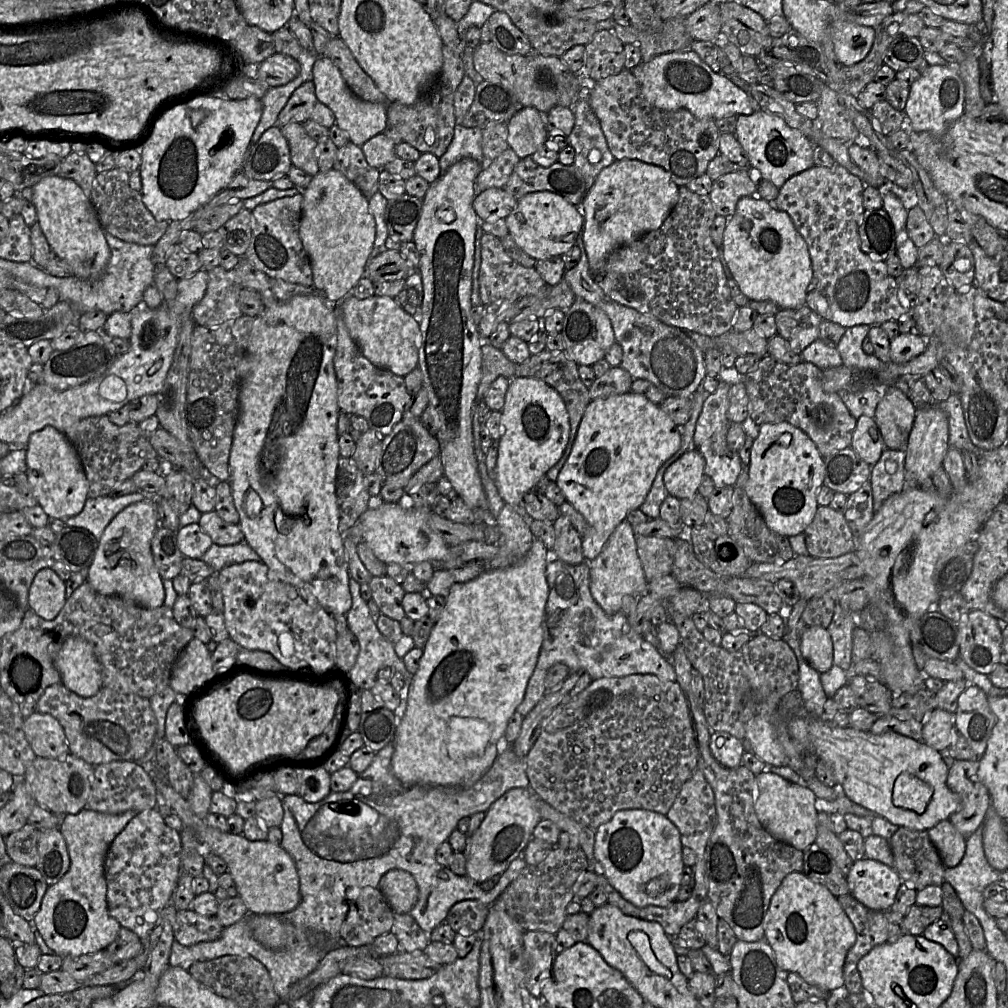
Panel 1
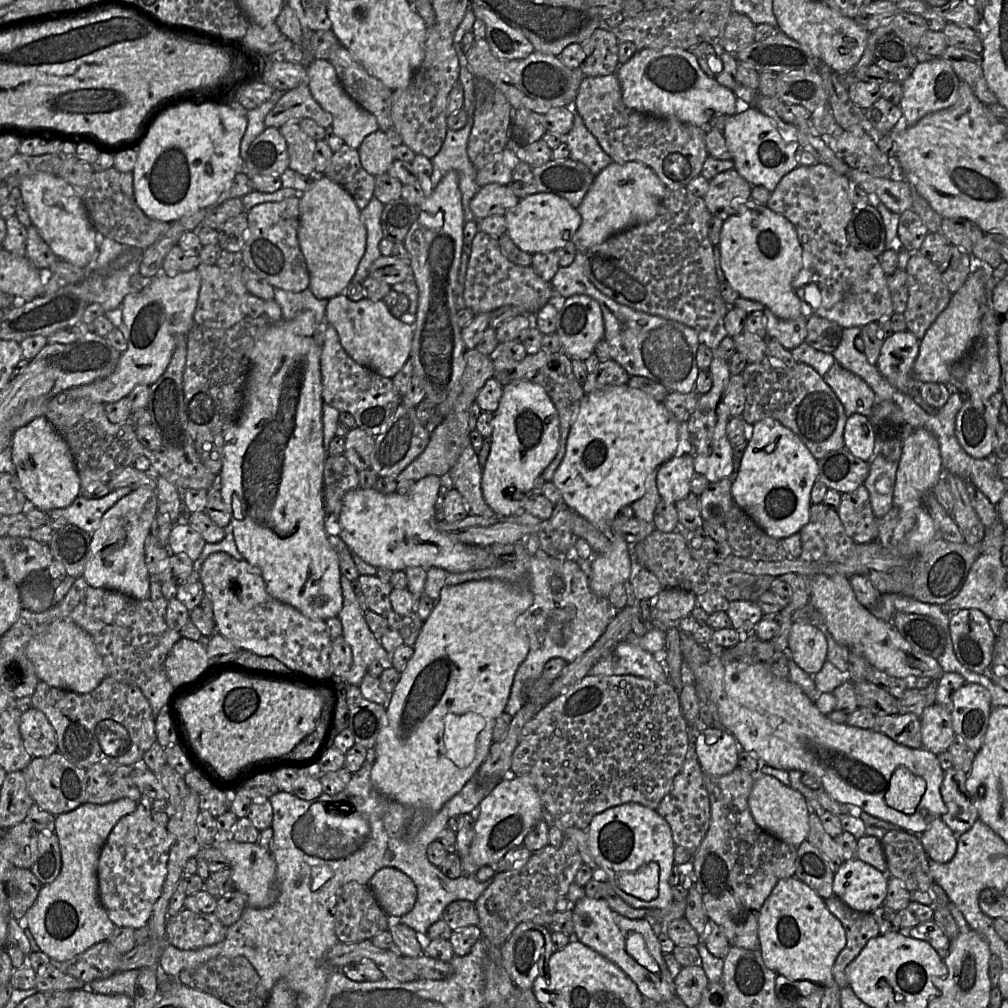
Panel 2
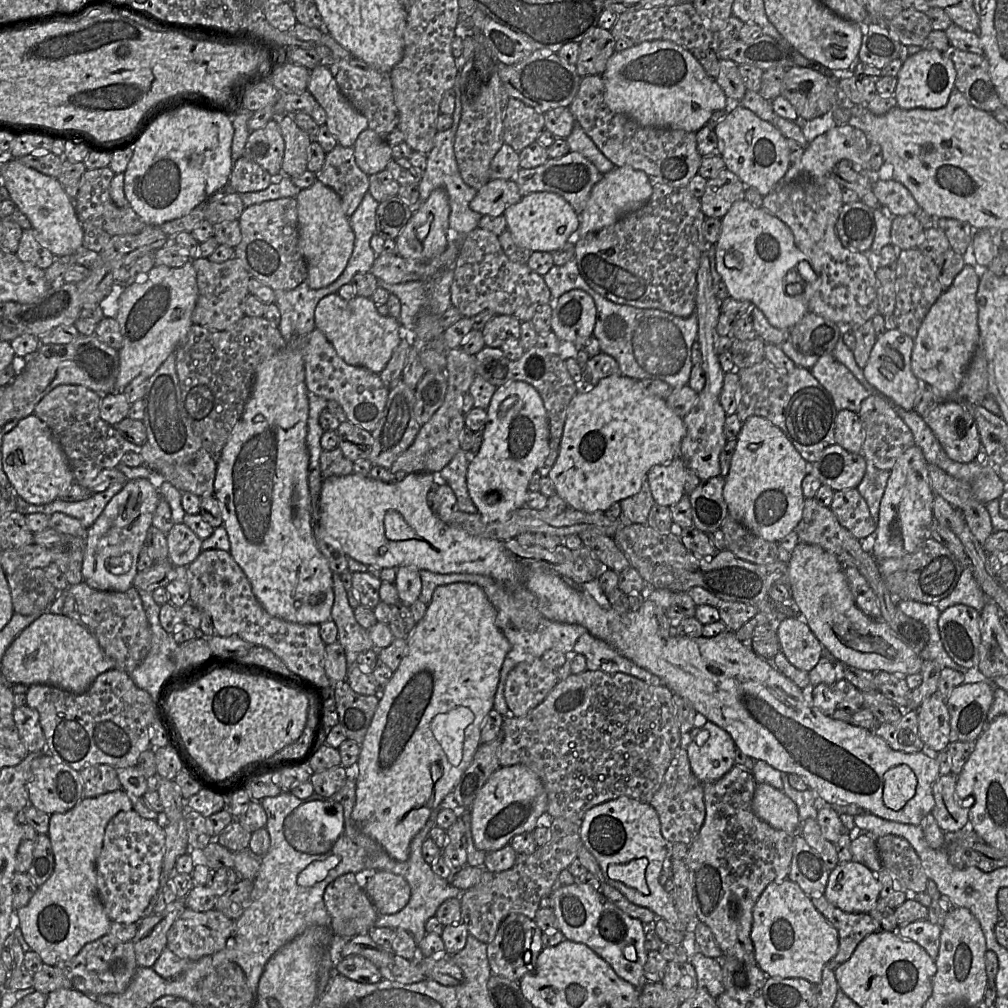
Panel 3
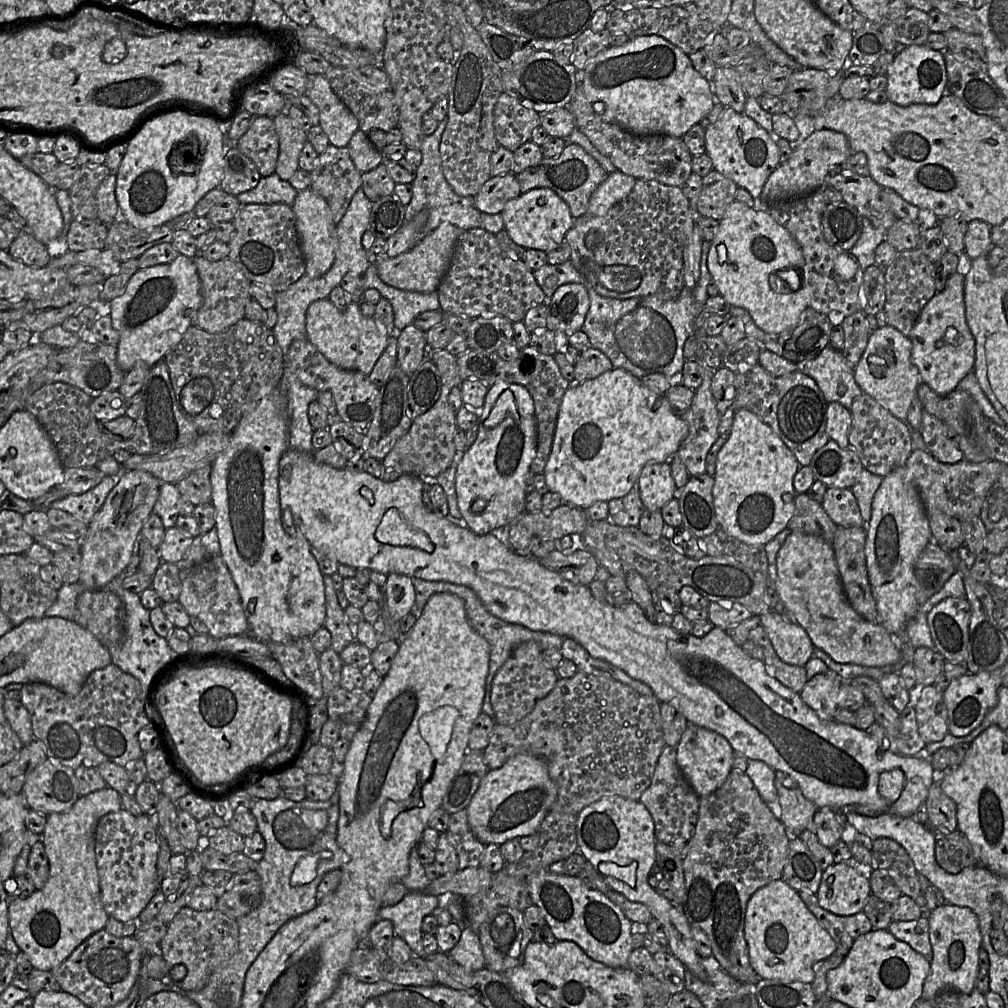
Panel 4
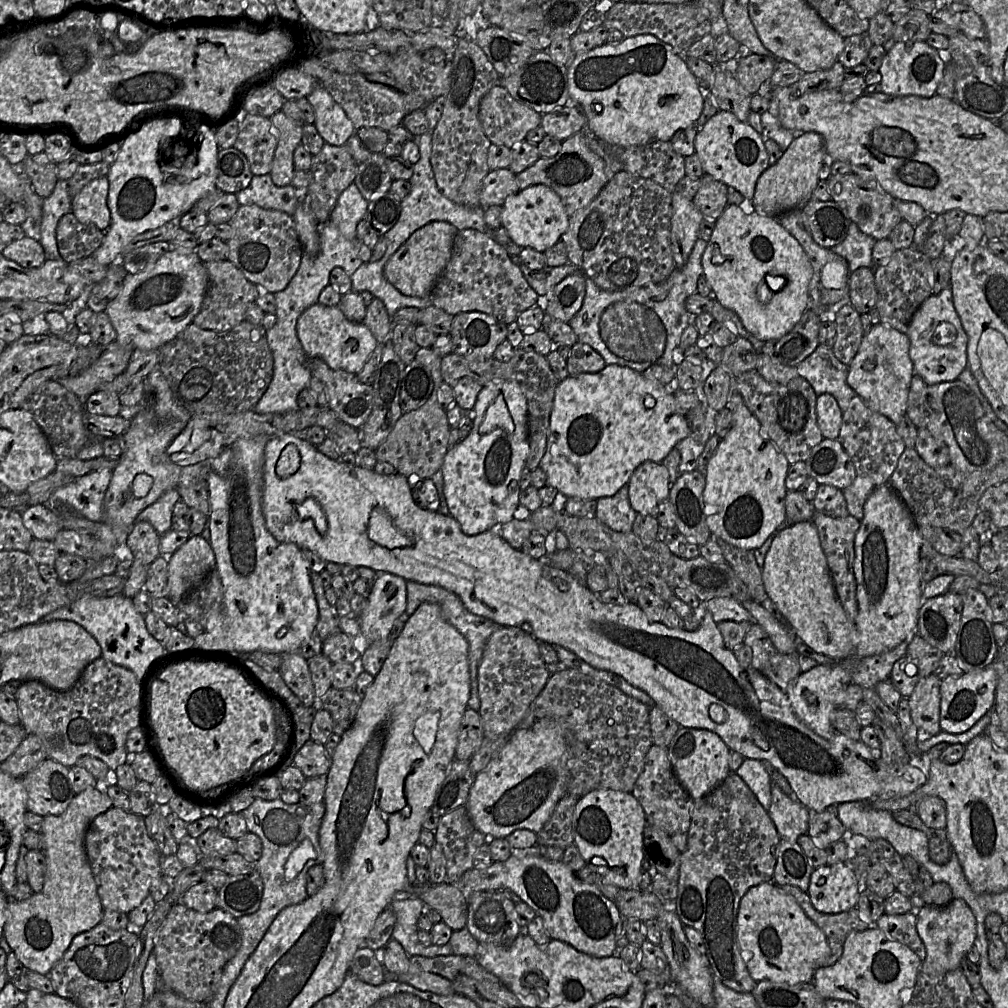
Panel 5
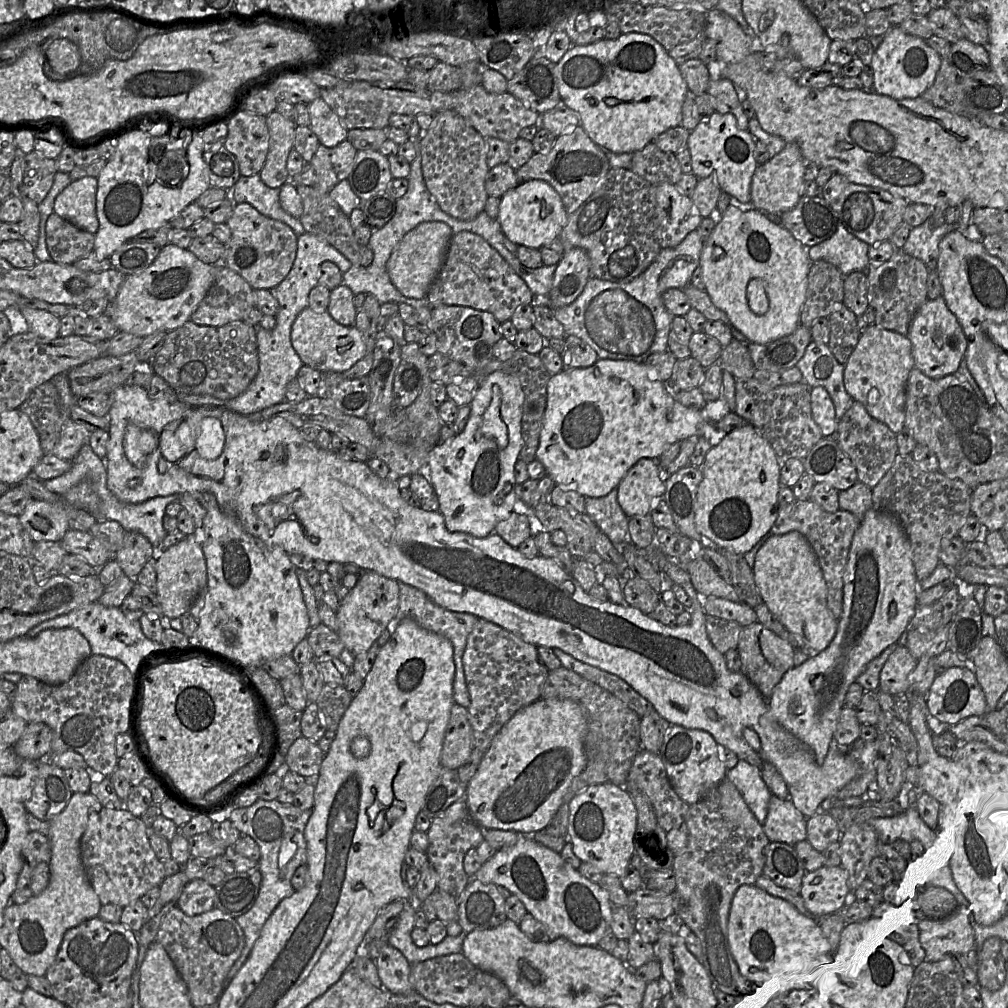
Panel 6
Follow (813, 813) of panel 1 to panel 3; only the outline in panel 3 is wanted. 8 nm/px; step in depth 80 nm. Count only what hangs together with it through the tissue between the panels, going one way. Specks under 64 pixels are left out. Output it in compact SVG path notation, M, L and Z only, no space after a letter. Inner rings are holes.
M756 783L752 799L754 813L773 828L795 835L800 829L796 804L782 791L766 783Z

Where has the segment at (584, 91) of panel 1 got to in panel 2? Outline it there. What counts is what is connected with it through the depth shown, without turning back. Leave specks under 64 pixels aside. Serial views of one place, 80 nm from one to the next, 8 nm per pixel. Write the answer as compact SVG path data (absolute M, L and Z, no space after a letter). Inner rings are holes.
M574 113L573 126L565 137L570 150L569 158L584 164L595 177L614 162L587 129L579 114Z

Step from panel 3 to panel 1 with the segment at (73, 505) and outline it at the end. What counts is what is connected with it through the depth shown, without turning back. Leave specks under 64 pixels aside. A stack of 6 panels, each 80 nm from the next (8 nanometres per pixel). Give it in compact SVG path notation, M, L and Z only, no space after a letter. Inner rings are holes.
M136 492L121 496L89 498L83 510L65 520L67 526L87 529L99 540L113 518L127 506L145 500L154 500L152 494Z

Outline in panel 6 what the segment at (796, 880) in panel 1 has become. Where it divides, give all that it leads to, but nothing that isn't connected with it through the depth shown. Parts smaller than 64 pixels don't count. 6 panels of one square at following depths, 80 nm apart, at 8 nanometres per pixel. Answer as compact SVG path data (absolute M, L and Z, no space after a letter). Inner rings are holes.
M755 885L740 886L733 896L728 941L741 975L763 995L786 995L815 986L815 971L829 961L829 945L817 921Z

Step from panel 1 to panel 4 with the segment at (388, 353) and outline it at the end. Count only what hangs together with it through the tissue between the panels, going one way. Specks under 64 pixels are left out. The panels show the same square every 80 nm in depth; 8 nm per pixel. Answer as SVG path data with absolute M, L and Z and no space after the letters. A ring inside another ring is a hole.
M328 298L314 301L306 311L307 339L335 366L345 370L355 370L368 375L388 345L389 335L379 328L373 317L365 317L355 299L343 309L337 308Z

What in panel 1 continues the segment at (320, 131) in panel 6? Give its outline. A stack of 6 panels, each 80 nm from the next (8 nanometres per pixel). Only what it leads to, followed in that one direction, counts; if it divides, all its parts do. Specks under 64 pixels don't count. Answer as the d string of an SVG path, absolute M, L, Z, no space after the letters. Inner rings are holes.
M326 56L317 58L312 72L317 99L333 111L336 125L348 133L350 142L361 147L370 138L384 132L388 125L387 104L368 102L355 96L338 67Z

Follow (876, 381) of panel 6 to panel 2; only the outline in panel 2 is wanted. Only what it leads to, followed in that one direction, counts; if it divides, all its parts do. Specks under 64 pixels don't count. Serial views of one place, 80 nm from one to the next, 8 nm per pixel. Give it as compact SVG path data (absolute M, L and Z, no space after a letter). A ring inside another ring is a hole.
M893 332L884 339L875 363L879 372L893 387L908 395L919 384L912 374L919 347L920 339L911 332Z

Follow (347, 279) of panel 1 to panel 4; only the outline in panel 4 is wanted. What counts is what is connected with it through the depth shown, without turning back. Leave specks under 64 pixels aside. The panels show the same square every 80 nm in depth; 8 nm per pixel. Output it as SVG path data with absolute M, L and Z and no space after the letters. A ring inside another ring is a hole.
M311 188L298 191L292 205L296 217L296 229L305 260L305 274L318 278L327 273L335 260L337 249L336 223L326 200Z

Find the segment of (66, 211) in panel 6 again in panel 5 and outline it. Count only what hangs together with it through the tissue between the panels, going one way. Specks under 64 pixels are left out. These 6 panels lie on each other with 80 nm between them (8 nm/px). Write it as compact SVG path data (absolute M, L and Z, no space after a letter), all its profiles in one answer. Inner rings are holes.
M107 176L89 182L74 198L71 212L85 224L93 224L102 231L109 228L111 213L107 205L109 180Z

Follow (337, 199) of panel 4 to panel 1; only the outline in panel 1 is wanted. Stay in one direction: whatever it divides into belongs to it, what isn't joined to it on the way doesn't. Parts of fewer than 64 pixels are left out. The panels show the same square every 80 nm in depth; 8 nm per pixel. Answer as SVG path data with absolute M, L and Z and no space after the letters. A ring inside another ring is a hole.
M348 142L339 148L333 169L353 182L368 200L378 192L380 170L367 163L360 146Z

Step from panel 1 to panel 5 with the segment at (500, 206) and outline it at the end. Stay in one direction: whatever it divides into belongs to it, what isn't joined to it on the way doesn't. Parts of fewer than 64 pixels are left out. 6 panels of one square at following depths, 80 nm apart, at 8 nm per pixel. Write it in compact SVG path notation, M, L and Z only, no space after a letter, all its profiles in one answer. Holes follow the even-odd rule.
M510 168L491 170L483 180L480 191L480 206L503 206L506 198L519 191L517 177Z

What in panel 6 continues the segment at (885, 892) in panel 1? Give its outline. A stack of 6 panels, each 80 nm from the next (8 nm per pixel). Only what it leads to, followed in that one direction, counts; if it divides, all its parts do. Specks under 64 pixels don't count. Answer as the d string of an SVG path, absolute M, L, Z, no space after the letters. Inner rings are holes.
M822 866L806 872L799 895L812 916L829 916L844 907L846 897L850 894L847 881L848 873L842 867Z

